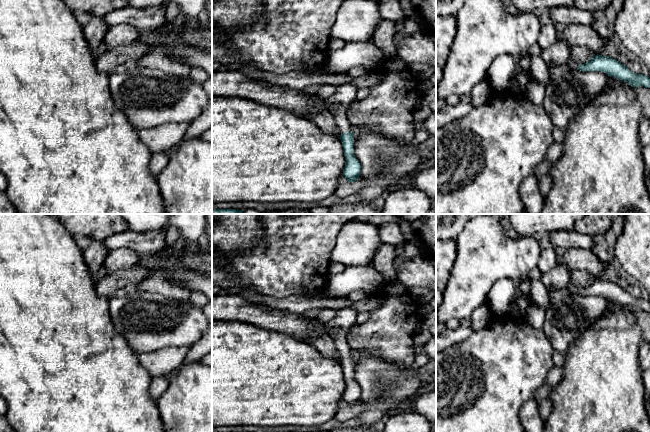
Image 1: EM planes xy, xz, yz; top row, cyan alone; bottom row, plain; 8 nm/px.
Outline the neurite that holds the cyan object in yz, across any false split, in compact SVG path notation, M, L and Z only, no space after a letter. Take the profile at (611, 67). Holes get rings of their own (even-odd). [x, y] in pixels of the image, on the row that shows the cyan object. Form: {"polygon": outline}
{"polygon": "M594 55L588 62L578 66L569 62L569 72L576 69L585 72L602 71L608 76L613 76L627 82L634 88L640 85L650 88L650 78L648 76L643 74L637 75L630 71L627 66L608 56Z"}

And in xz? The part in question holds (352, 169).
{"polygon": "M352 84L338 85L336 92L326 99L326 103L330 108L329 112L333 115L342 132L340 140L346 160L342 175L348 182L355 182L361 172L361 165L355 158L353 151L354 135L351 131L352 125L347 117L348 107L356 101L357 90L358 88Z"}

